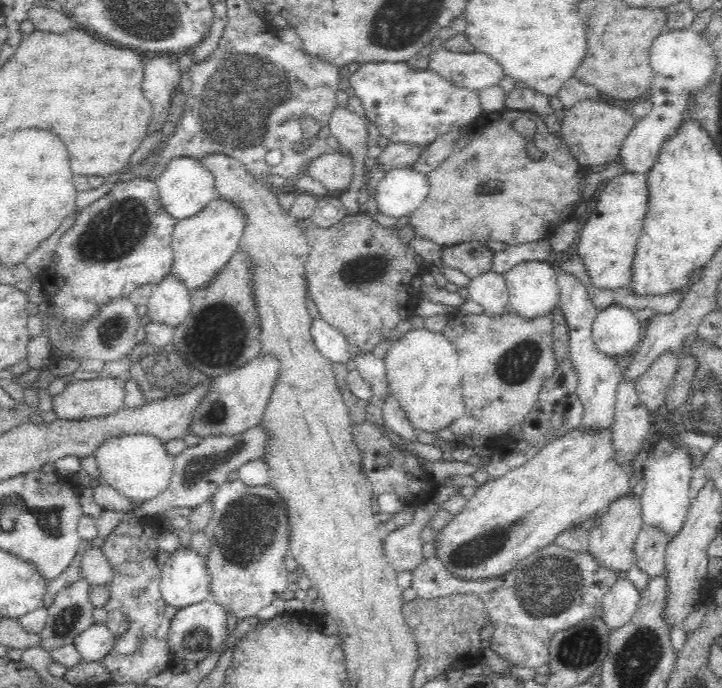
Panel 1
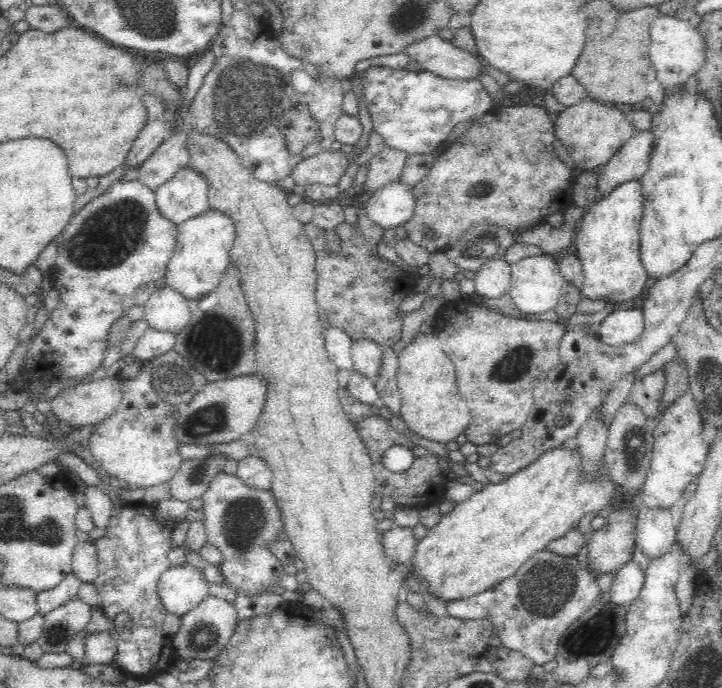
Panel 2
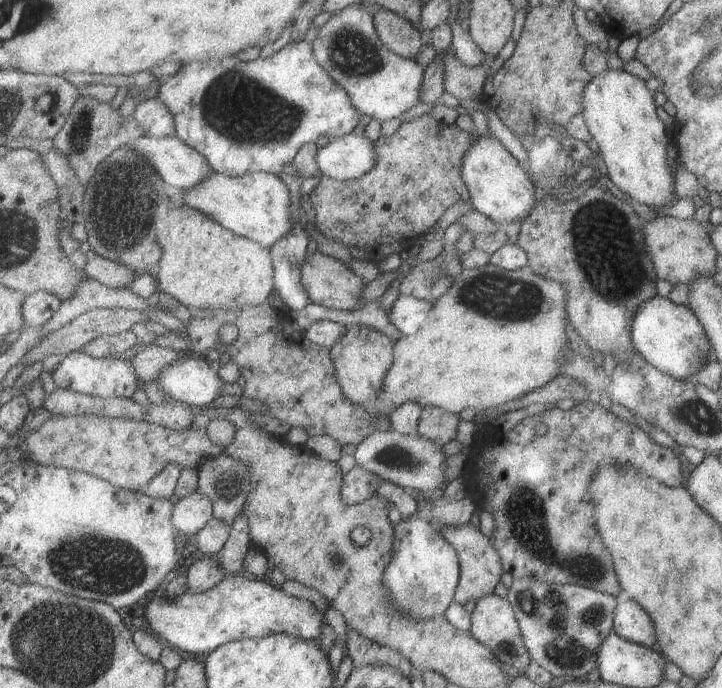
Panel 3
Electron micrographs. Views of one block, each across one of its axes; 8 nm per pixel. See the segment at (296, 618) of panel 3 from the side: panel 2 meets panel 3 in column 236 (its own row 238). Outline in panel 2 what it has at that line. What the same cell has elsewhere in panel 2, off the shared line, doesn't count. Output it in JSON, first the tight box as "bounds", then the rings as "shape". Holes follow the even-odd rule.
{"bounds":[575,180,649,307],"shape":[[[630,180],[614,188],[608,196],[600,197],[590,205],[590,210],[580,218],[580,227],[575,233],[576,253],[583,267],[582,286],[579,288],[581,299],[606,301],[614,307],[625,306],[629,300],[634,300],[646,292],[646,282],[649,274],[643,266],[639,228],[643,211],[643,188],[640,180]]]}

